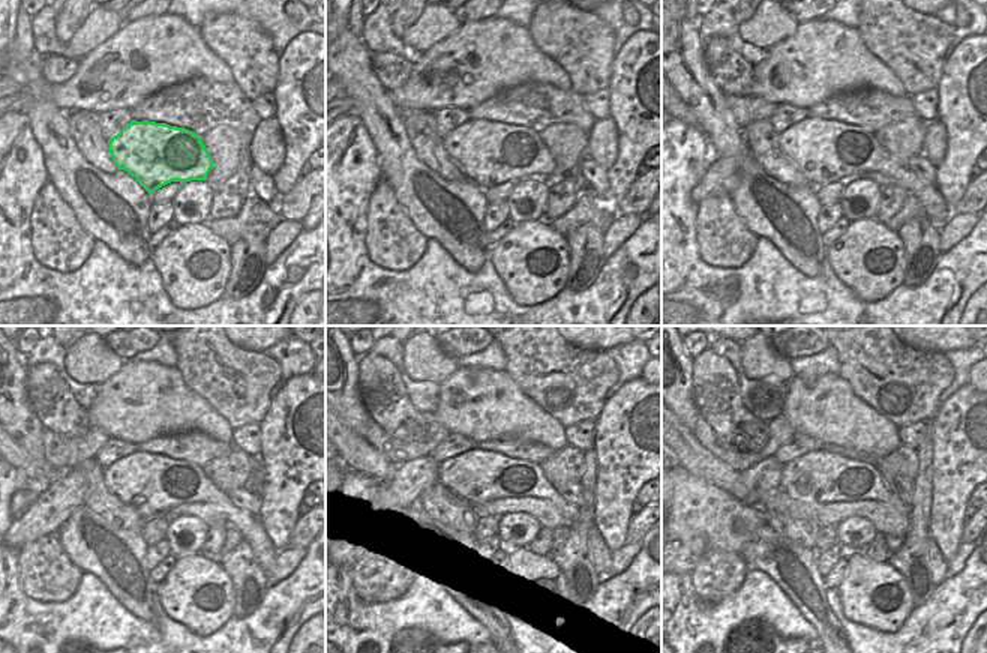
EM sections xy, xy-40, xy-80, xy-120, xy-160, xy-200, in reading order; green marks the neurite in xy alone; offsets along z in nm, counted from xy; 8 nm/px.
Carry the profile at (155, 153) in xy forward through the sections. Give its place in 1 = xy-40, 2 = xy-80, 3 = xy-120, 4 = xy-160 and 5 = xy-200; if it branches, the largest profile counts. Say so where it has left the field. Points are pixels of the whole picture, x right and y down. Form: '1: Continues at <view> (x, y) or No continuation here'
1: Continues at xy-40 (488, 153)
2: Continues at xy-80 (822, 150)
3: Continues at xy-120 (152, 484)
4: Continues at xy-160 (477, 476)
5: Continues at xy-200 (824, 476).

